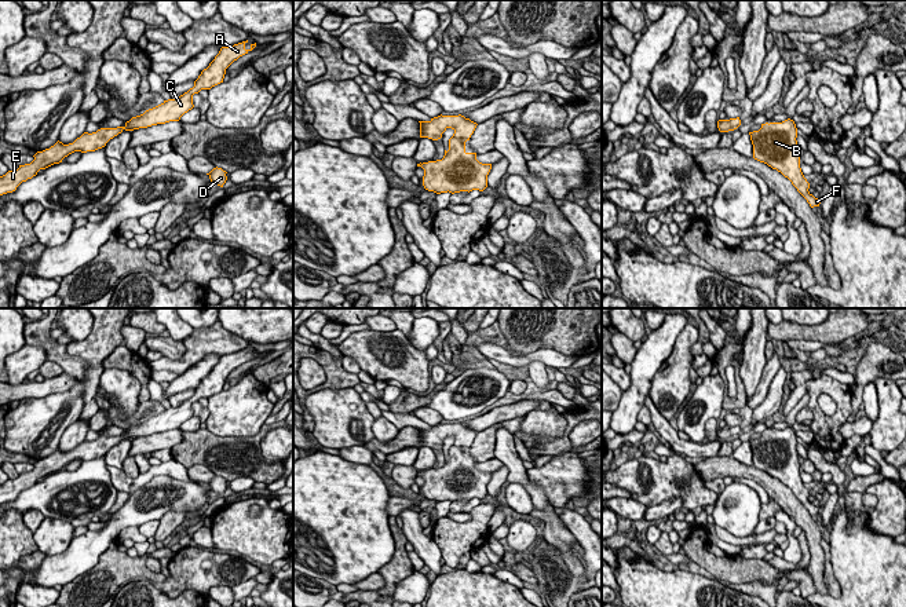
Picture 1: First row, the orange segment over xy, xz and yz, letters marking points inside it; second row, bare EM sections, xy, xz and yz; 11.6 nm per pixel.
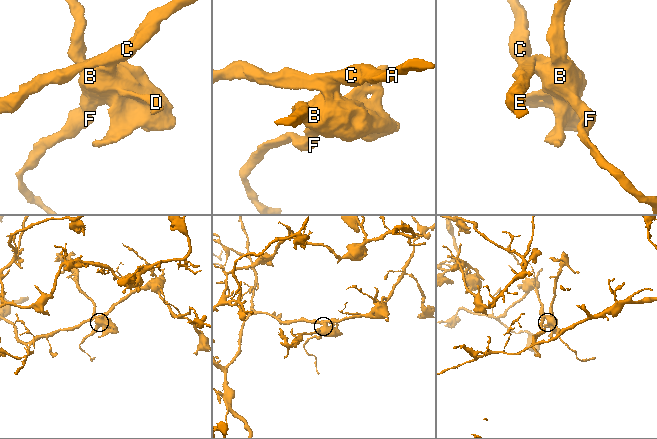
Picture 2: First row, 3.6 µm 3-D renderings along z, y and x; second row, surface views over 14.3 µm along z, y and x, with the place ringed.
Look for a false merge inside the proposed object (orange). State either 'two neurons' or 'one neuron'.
one neuron

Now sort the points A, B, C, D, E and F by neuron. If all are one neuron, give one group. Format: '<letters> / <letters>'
A B C D E F

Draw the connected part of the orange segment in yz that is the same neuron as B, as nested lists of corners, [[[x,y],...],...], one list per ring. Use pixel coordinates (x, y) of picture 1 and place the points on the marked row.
[[[793,120],[761,124],[759,131],[749,132],[753,145],[753,158],[767,164],[788,178],[811,208],[819,206],[821,198],[810,191],[810,183],[800,168],[797,128]]]

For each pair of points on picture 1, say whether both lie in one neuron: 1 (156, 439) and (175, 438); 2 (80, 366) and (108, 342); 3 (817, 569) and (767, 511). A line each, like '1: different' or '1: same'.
1: same
2: different
3: different

